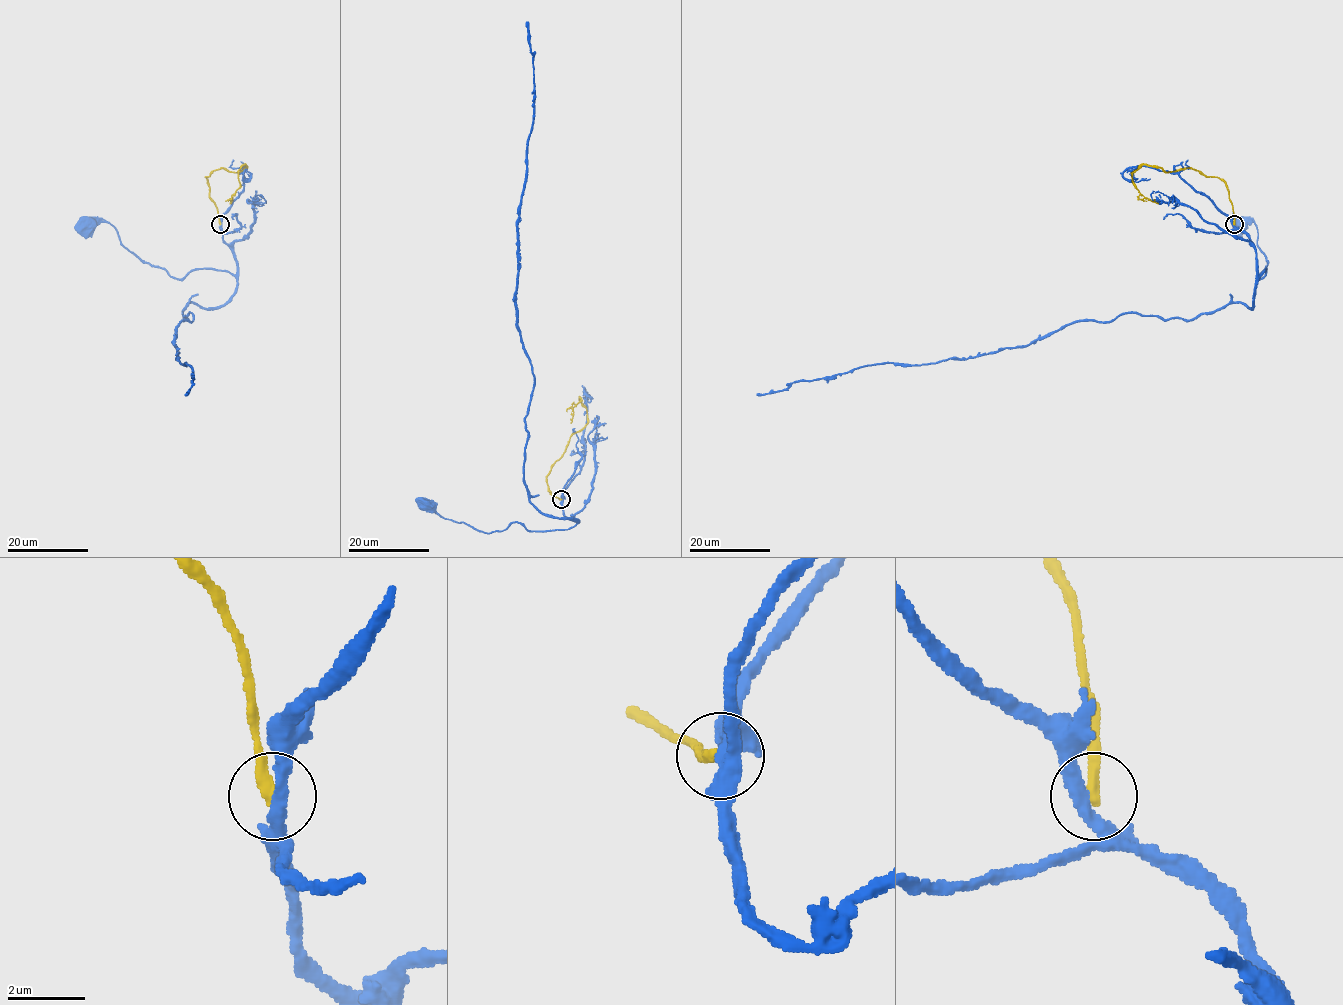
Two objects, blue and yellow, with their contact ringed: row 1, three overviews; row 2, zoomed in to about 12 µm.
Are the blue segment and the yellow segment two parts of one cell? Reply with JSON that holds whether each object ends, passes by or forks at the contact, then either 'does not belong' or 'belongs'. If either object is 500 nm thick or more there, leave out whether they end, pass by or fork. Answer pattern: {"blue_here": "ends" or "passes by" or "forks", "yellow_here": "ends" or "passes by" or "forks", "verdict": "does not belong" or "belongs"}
{"blue_here": "passes by", "yellow_here": "ends", "verdict": "does not belong"}

